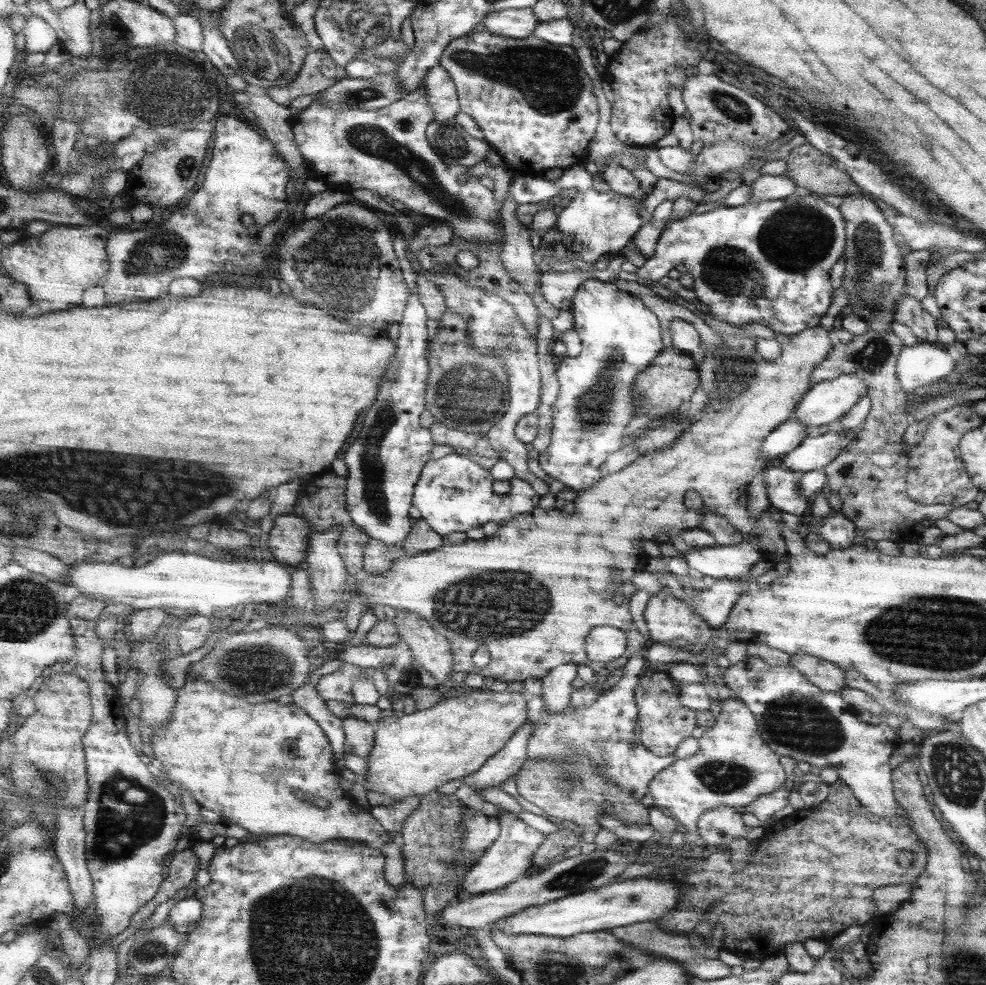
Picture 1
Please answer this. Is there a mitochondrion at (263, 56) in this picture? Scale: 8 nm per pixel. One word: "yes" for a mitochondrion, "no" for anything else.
yes

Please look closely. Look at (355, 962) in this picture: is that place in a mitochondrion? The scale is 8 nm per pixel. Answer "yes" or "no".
yes

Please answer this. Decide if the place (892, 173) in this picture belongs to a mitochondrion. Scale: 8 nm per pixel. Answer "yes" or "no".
no

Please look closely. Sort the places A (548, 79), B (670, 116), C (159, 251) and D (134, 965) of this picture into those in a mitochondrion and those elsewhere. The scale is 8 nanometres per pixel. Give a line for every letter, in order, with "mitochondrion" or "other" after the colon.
A: mitochondrion
B: other
C: mitochondrion
D: other

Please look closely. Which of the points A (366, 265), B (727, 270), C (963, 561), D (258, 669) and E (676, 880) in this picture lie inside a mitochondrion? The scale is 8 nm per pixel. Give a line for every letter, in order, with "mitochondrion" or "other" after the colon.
A: mitochondrion
B: mitochondrion
C: other
D: mitochondrion
E: other

